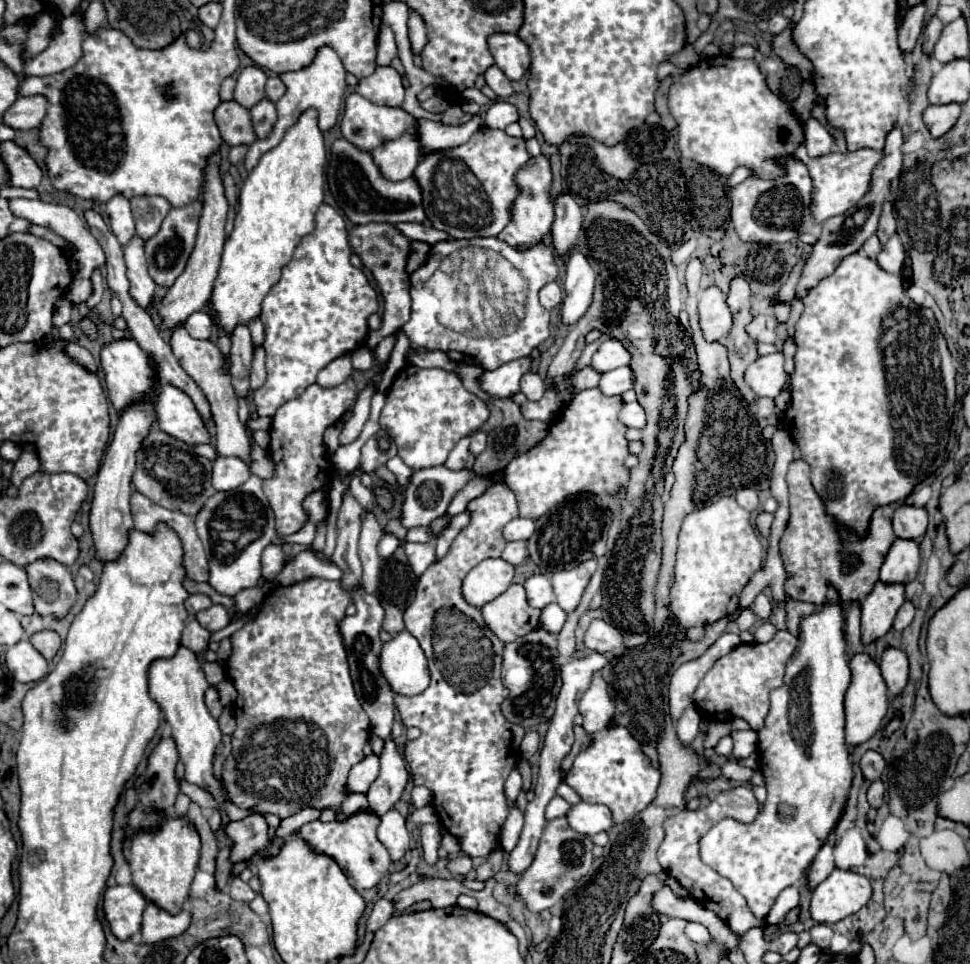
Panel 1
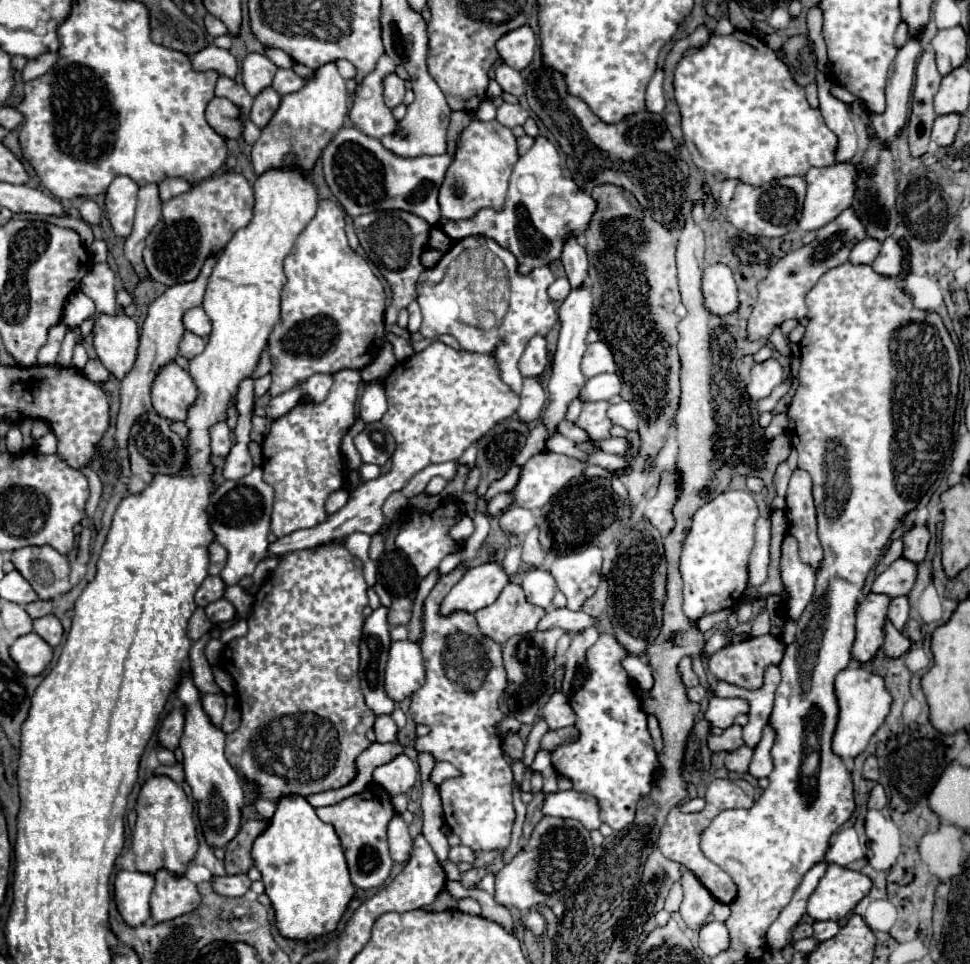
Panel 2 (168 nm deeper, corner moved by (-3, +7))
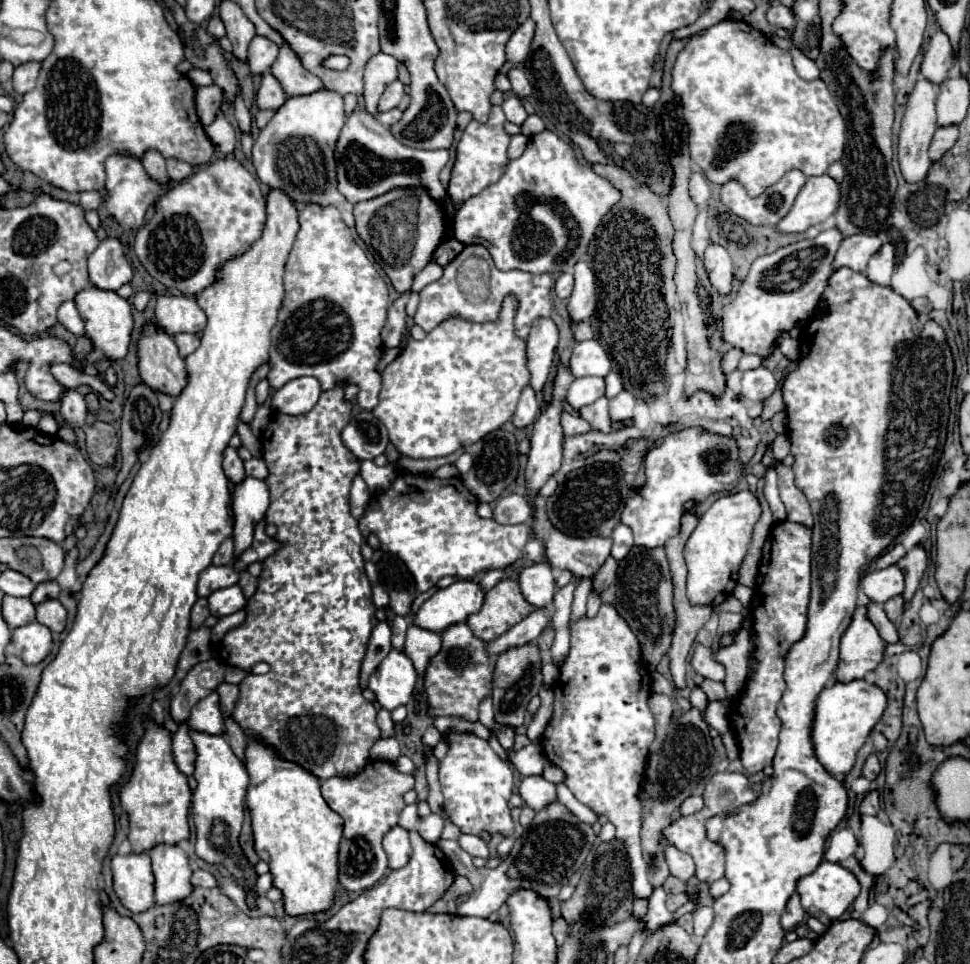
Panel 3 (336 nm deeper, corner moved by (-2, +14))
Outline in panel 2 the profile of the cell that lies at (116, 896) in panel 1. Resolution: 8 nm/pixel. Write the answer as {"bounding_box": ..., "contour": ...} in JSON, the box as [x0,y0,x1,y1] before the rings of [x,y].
{"bounding_box":[115,870,155,926],"contour":[[[119,870],[115,876],[115,902],[129,926],[145,924],[151,918],[149,896],[155,886],[153,874]]]}

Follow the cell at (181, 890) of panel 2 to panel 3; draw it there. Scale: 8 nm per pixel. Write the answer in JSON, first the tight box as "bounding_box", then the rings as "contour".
{"bounding_box":[148,845,192,905],"contour":[[[156,845],[148,851],[154,871],[154,897],[158,905],[176,903],[192,895],[192,871],[180,845]]]}

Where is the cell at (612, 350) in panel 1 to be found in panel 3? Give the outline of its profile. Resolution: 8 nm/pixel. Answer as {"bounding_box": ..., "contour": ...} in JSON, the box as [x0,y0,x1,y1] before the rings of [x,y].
{"bounding_box":[570,339,610,377],"contour":[[[596,339],[582,341],[576,343],[572,351],[570,369],[574,377],[586,377],[586,375],[606,377],[610,373],[610,357]]]}

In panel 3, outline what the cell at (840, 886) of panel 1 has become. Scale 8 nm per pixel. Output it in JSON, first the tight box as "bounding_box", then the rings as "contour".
{"bounding_box":[796,861,860,925],"contour":[[[822,861],[814,873],[808,877],[802,877],[796,885],[796,891],[802,897],[802,907],[810,917],[820,919],[824,925],[830,925],[832,921],[840,919],[842,913],[850,907],[850,903],[858,897],[860,893],[860,883],[852,871],[842,867],[840,863],[830,863]]]}

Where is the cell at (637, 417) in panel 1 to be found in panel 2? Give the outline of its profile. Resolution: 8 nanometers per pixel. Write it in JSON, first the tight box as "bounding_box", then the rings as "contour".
{"bounding_box":[607,402,637,430],"contour":[[[619,402],[607,410],[607,416],[613,424],[623,426],[625,430],[637,430],[637,414],[629,402]]]}

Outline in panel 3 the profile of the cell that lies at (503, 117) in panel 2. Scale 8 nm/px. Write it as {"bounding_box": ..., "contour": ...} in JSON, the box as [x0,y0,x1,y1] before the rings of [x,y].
{"bounding_box":[502,97,528,125],"contour":[[[508,97],[504,103],[502,103],[502,109],[506,113],[506,119],[516,123],[516,125],[522,125],[524,119],[528,117],[526,109],[522,107],[522,101],[518,97]]]}

